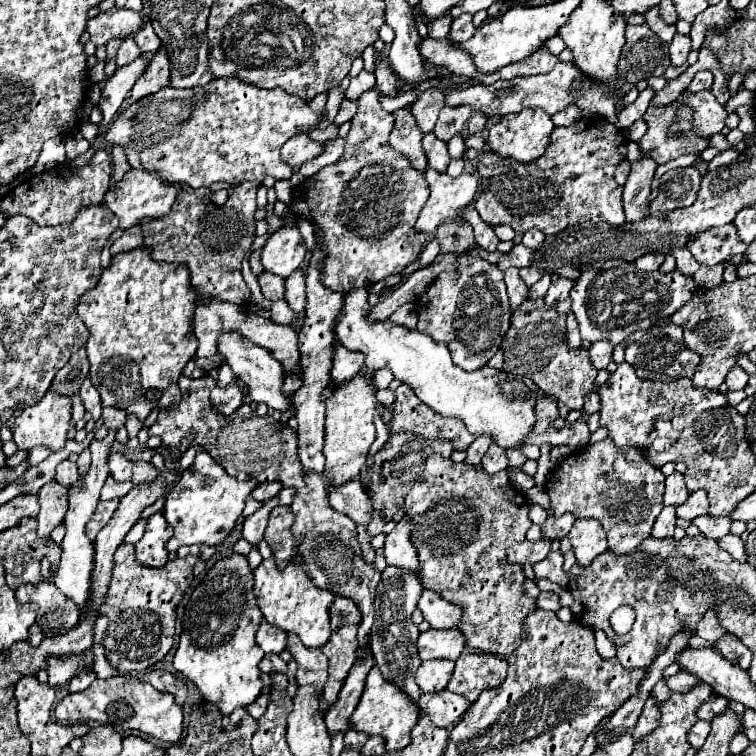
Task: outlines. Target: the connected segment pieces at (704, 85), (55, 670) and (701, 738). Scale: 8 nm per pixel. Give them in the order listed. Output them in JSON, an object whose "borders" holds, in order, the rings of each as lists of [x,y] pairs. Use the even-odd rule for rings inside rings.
{"borders":[[[[700,71],[700,73],[696,73],[696,77],[692,79],[692,83],[690,83],[690,87],[688,87],[688,89],[690,89],[692,93],[704,91],[704,89],[710,89],[712,81],[714,81],[714,77],[712,77],[712,73],[710,73],[710,71]]],[[[88,653],[86,657],[84,655],[70,655],[64,659],[50,657],[48,659],[48,683],[52,687],[64,685],[68,679],[72,679],[78,671],[84,669],[84,663],[86,663],[86,667],[92,667],[94,655],[92,653]]],[[[696,721],[688,733],[688,743],[692,749],[700,749],[710,733],[710,721]]]]}

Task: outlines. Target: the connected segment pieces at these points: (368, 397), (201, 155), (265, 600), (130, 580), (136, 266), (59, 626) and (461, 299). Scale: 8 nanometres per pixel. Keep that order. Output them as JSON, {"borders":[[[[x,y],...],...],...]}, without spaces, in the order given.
{"borders":[[[[362,369],[354,379],[346,381],[336,393],[328,399],[326,409],[326,445],[324,445],[324,457],[326,457],[326,471],[324,477],[332,481],[334,485],[342,485],[346,481],[360,477],[360,467],[366,461],[366,455],[370,451],[370,445],[376,439],[374,429],[374,411],[378,409],[384,413],[384,405],[376,399],[376,387],[372,385],[372,377],[366,375],[366,369]]],[[[236,77],[214,79],[204,87],[192,89],[176,89],[164,87],[154,95],[148,95],[128,109],[124,109],[112,125],[108,125],[106,139],[114,145],[122,145],[126,149],[128,161],[134,169],[156,171],[162,181],[168,183],[188,183],[190,187],[210,187],[216,181],[228,185],[240,185],[242,181],[252,181],[262,185],[264,177],[274,179],[290,179],[294,169],[286,165],[280,157],[282,145],[298,135],[316,129],[316,125],[324,119],[324,111],[312,111],[308,101],[302,97],[294,97],[284,89],[260,89],[252,83],[244,83]]],[[[274,557],[264,559],[254,571],[254,593],[258,595],[258,605],[264,613],[264,619],[288,633],[296,633],[302,643],[310,649],[322,647],[330,639],[330,603],[334,593],[326,589],[318,589],[312,577],[306,573],[302,561],[294,559],[284,569],[278,569]]],[[[124,543],[118,547],[108,599],[102,605],[100,615],[110,619],[104,637],[106,657],[122,675],[154,667],[172,649],[176,605],[182,601],[192,583],[192,567],[196,561],[198,557],[188,555],[184,559],[168,561],[160,569],[152,569],[136,563],[134,545]]],[[[146,247],[112,257],[112,265],[104,269],[100,283],[86,291],[78,303],[78,315],[90,331],[90,339],[86,343],[90,379],[100,391],[104,407],[120,407],[144,421],[150,411],[166,409],[180,401],[178,379],[182,377],[184,365],[196,355],[198,347],[192,329],[194,305],[196,293],[190,287],[190,271],[186,265],[158,263],[150,257],[150,249]]],[[[40,581],[34,585],[20,585],[16,589],[18,601],[36,601],[40,605],[36,623],[42,627],[44,635],[56,637],[78,625],[80,611],[64,593],[58,593],[58,589],[48,583]]],[[[456,221],[444,223],[434,233],[434,239],[440,243],[442,253],[454,251],[460,253],[460,259],[454,263],[454,267],[440,273],[418,297],[418,331],[430,335],[432,339],[444,341],[458,367],[466,371],[482,369],[500,349],[502,337],[510,327],[510,303],[504,285],[504,273],[484,259],[466,255],[466,249],[474,243],[470,225],[458,225]]]]}

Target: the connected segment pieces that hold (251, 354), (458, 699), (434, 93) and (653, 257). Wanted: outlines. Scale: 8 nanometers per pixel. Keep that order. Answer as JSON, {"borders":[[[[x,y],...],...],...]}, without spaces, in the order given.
{"borders":[[[[224,333],[218,339],[218,351],[226,357],[226,363],[232,367],[236,377],[248,385],[248,395],[256,403],[266,403],[274,411],[290,411],[294,409],[294,401],[290,395],[282,393],[282,365],[272,357],[270,351],[246,341],[240,333]]],[[[448,689],[440,693],[422,693],[418,699],[418,707],[422,709],[422,713],[428,715],[432,723],[438,727],[456,725],[464,717],[470,705],[472,703],[466,701],[466,697],[458,693],[450,693]]],[[[428,89],[418,95],[418,99],[410,105],[410,113],[416,117],[418,127],[424,133],[430,133],[436,125],[438,111],[444,107],[444,93],[440,89]]],[[[646,253],[646,255],[638,257],[634,263],[642,271],[658,271],[658,267],[664,263],[664,255],[660,255],[660,253]]]]}

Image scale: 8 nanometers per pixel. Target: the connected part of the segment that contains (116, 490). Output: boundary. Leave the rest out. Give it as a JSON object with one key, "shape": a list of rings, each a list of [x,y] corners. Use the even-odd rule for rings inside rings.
{"shape":[[[108,477],[108,479],[106,479],[106,485],[104,485],[104,489],[102,489],[100,499],[106,501],[106,499],[114,499],[114,497],[124,497],[130,489],[132,489],[132,485],[130,485],[128,481],[118,483],[118,481],[114,481],[114,477]]]}

